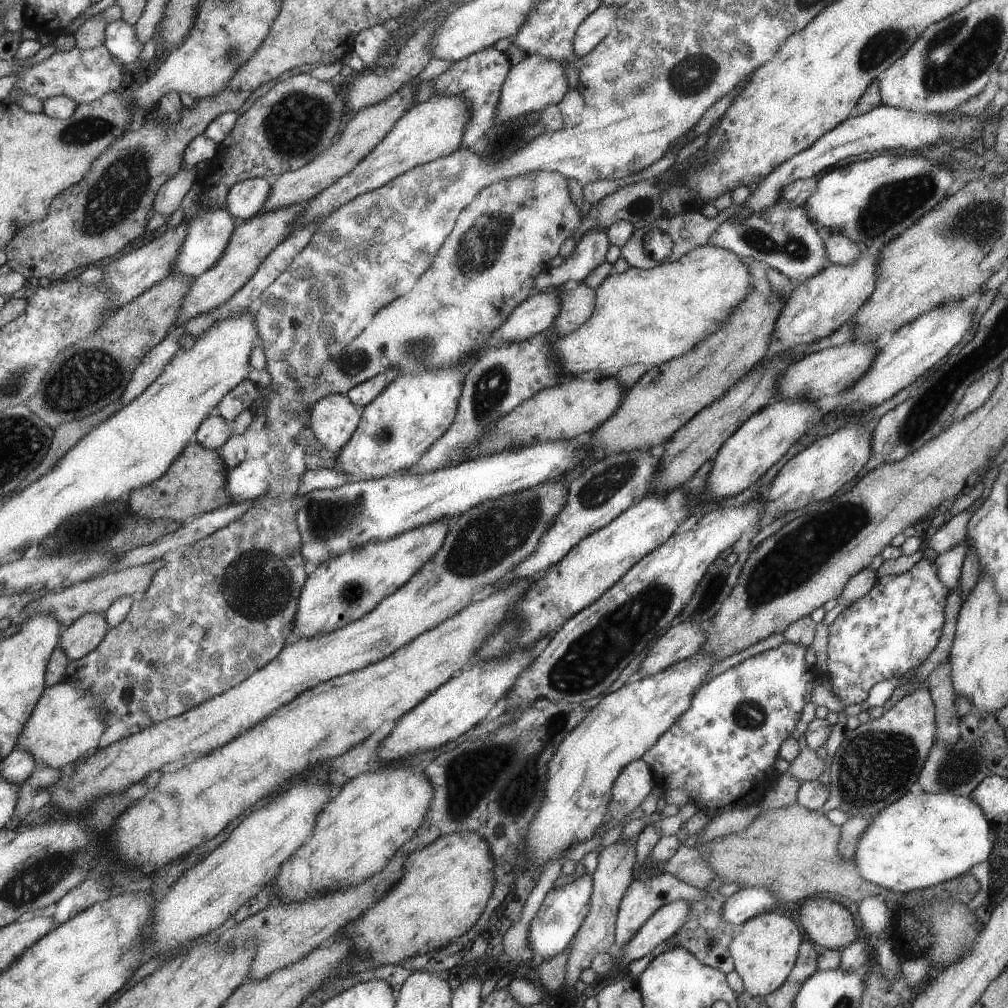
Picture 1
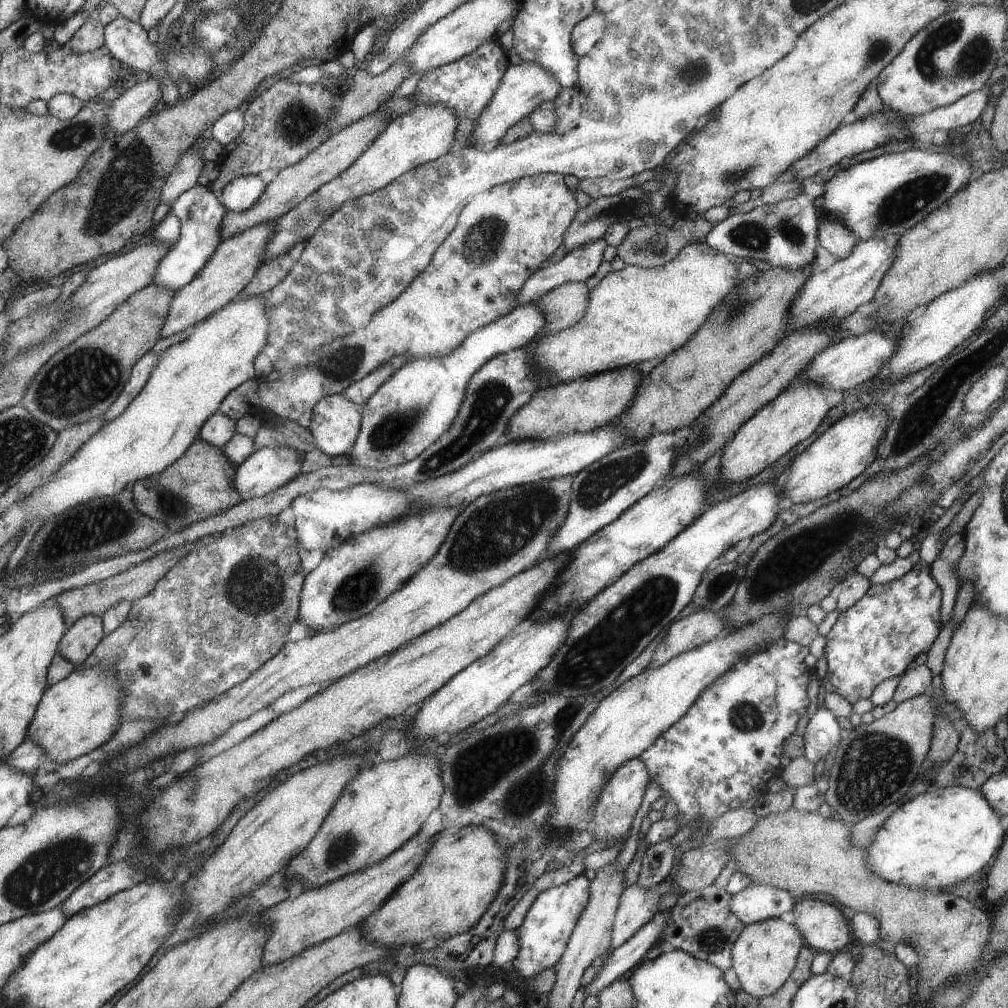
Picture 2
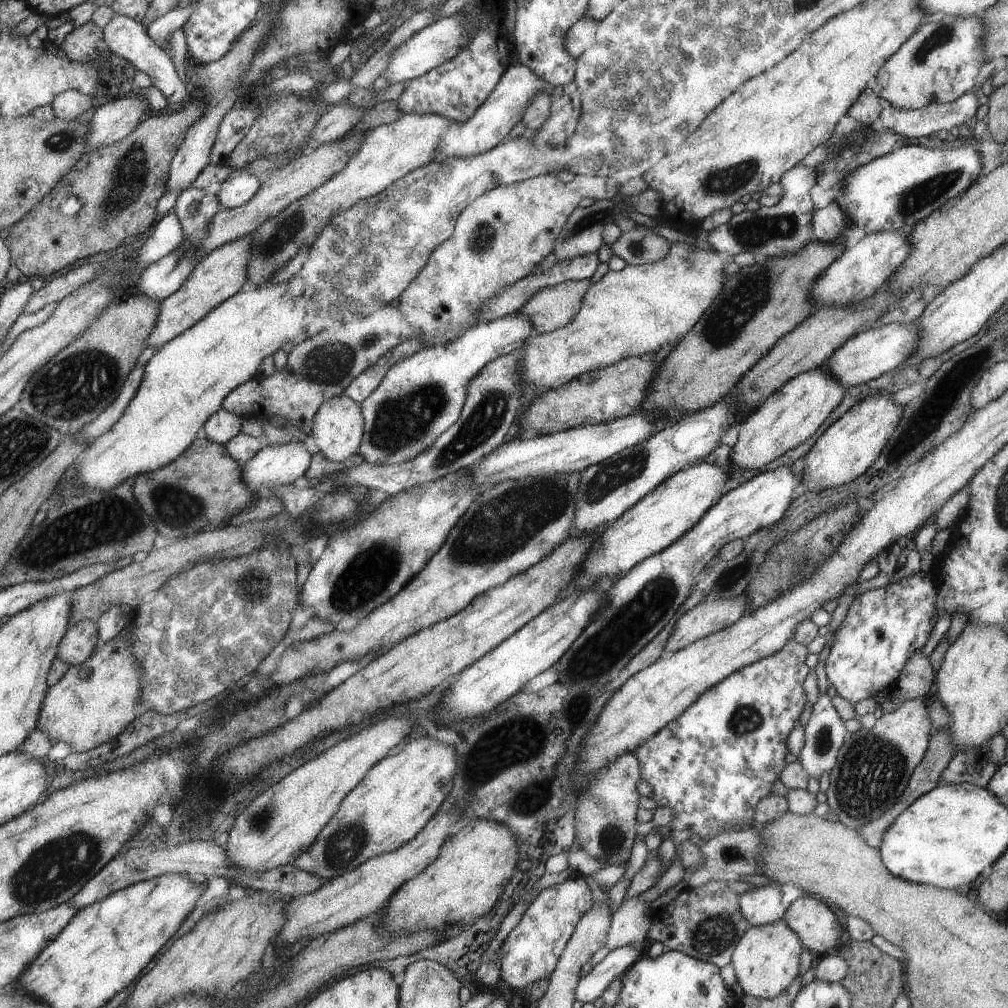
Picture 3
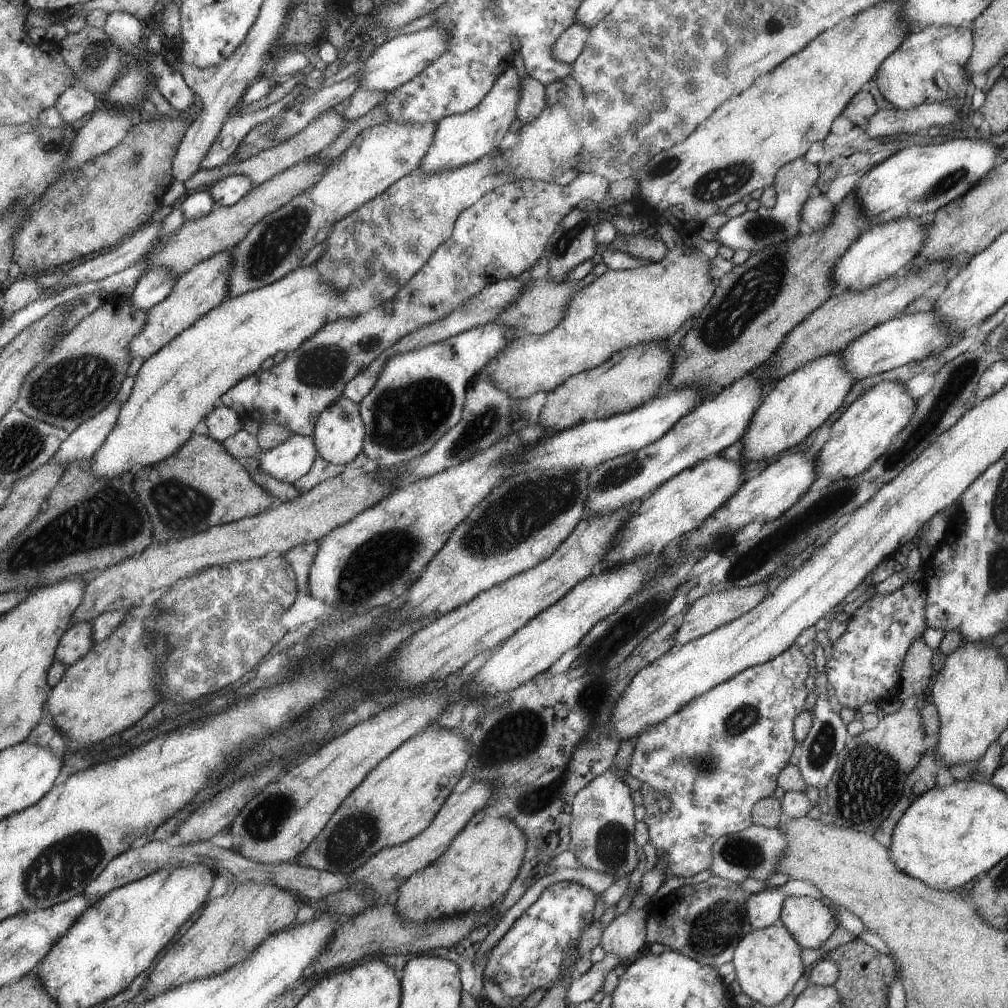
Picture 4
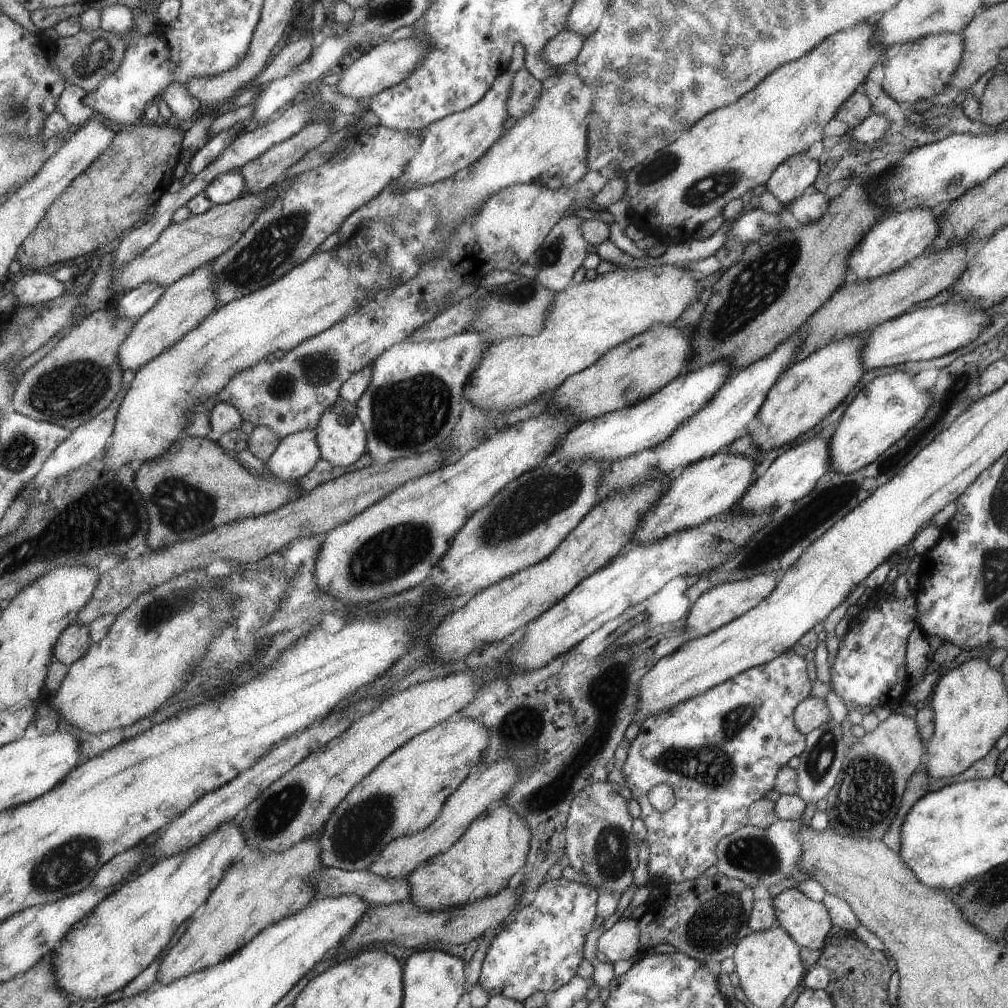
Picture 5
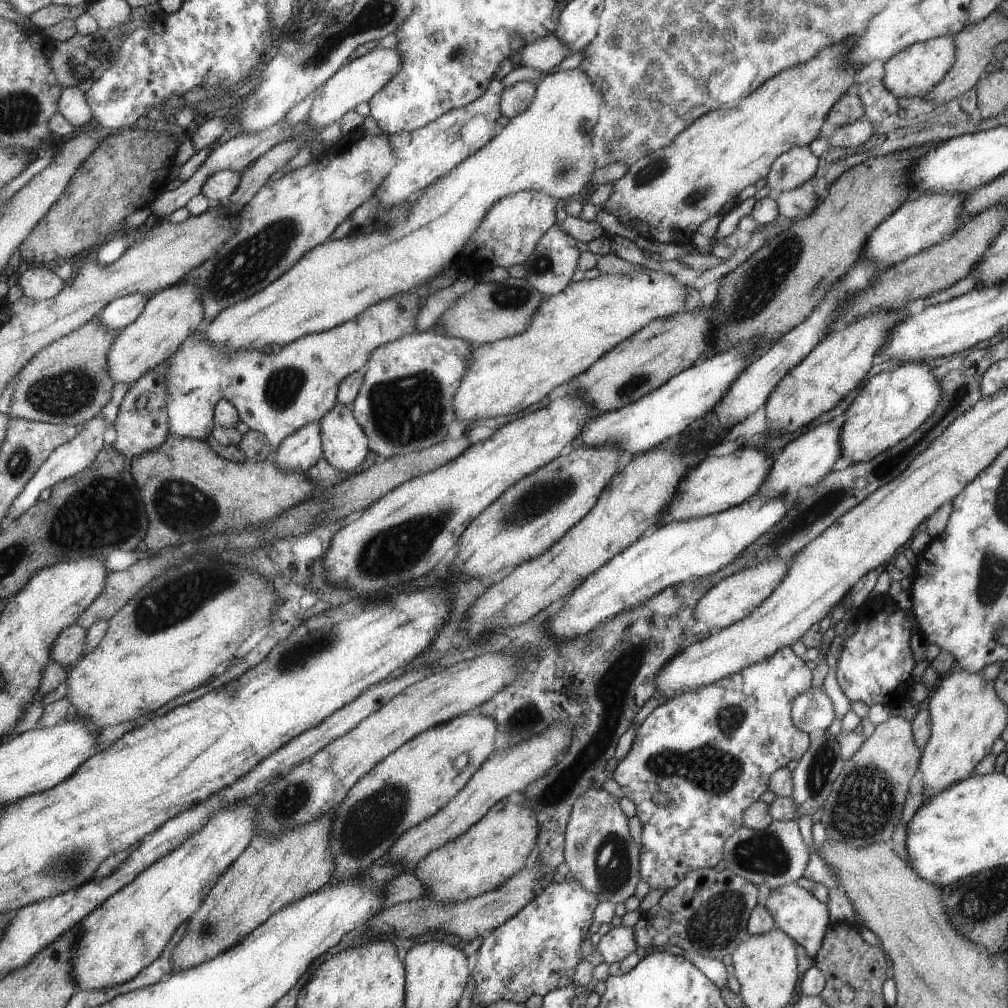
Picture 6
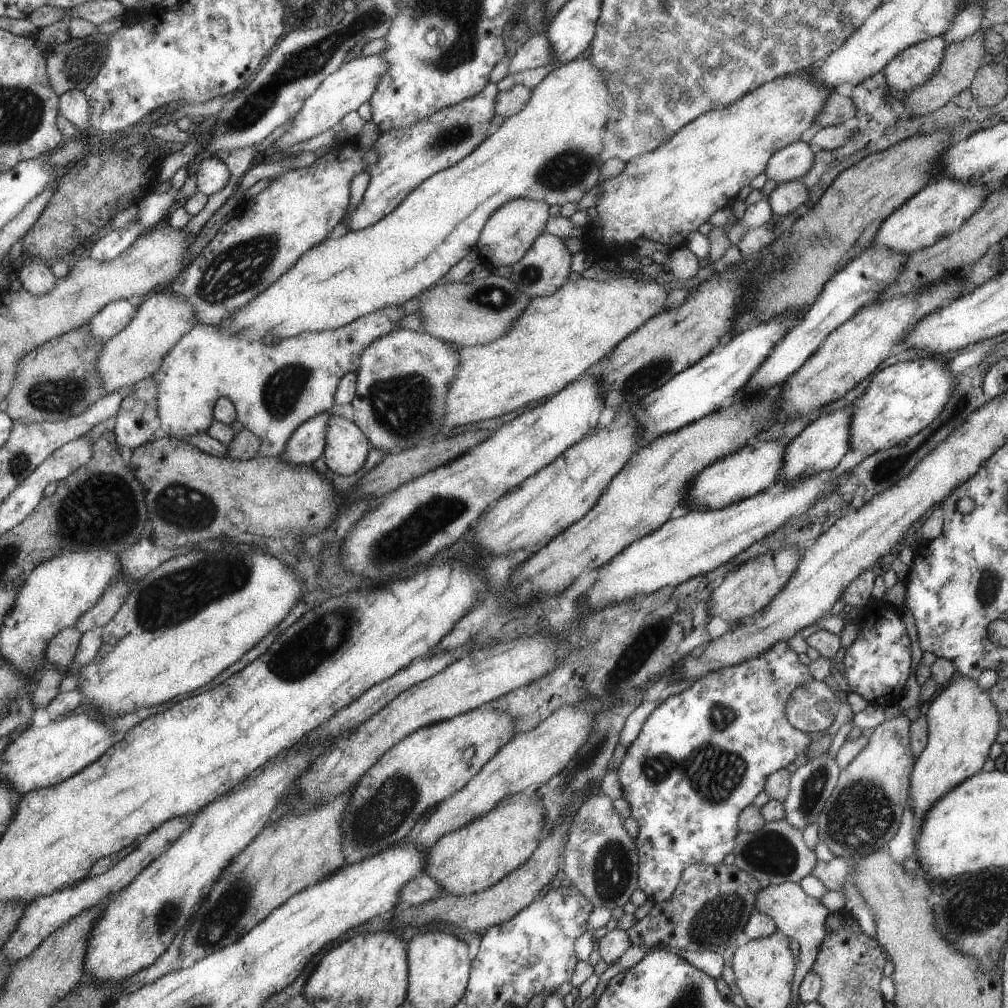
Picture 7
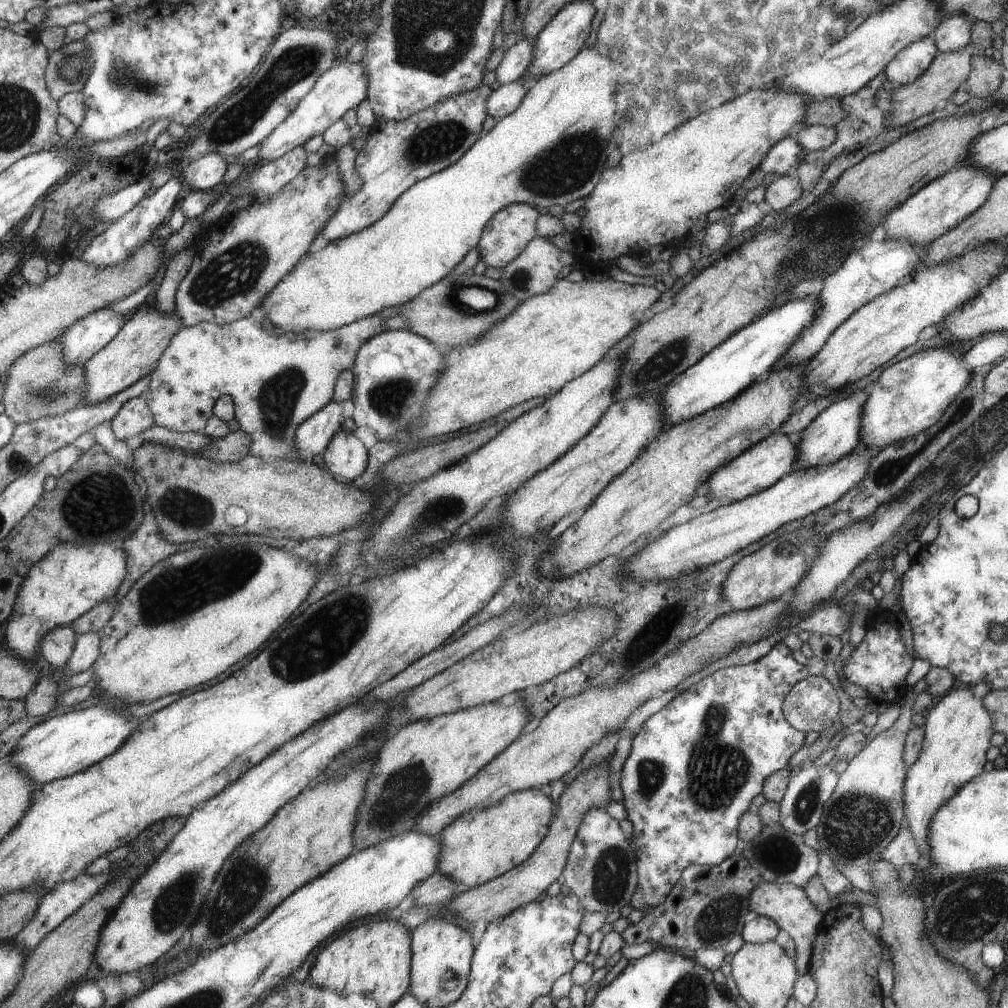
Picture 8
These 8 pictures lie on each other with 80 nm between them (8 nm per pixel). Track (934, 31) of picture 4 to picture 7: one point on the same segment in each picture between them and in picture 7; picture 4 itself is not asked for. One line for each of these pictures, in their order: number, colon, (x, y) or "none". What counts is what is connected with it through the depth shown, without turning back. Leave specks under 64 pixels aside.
5: (918, 70)
6: (915, 69)
7: (910, 68)

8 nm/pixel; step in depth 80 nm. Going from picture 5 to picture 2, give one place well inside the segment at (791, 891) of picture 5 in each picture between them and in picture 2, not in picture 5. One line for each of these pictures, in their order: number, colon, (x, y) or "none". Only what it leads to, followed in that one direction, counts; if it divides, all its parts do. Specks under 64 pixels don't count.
2: (822, 929)
3: (816, 926)
4: (808, 921)

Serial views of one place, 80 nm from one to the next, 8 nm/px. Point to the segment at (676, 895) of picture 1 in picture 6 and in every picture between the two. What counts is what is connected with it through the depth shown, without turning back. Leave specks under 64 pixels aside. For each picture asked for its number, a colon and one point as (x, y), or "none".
2: (636, 905)
3: (629, 923)
4: (624, 936)
5: (621, 941)
6: (616, 944)

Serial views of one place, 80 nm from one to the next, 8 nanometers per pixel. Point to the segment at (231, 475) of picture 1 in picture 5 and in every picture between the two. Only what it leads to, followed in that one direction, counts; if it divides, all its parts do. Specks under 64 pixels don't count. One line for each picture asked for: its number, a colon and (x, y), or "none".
2: (263, 470)
3: (271, 466)
4: (291, 459)
5: (297, 453)

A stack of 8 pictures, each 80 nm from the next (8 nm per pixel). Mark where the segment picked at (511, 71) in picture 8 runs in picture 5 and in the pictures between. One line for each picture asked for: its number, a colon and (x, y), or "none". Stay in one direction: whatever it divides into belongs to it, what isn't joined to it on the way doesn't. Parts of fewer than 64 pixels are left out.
5: (564, 47)
6: (544, 54)
7: (534, 51)

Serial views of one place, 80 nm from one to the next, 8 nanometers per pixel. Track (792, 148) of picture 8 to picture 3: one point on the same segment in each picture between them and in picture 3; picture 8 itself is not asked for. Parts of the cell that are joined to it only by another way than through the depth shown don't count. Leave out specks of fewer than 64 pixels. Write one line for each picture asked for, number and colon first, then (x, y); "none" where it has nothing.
3: (784, 228)
4: (792, 181)
5: (789, 178)
6: (790, 169)
7: (791, 162)

